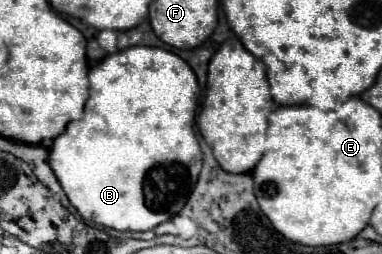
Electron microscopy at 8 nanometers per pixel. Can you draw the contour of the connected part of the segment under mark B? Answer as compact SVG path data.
M131 46L95 64L89 72L89 98L83 118L67 124L65 132L53 140L49 154L49 166L81 218L121 232L147 232L177 216L202 168L196 134L201 134L197 118L203 102L205 90L200 88L195 72L169 50Z

